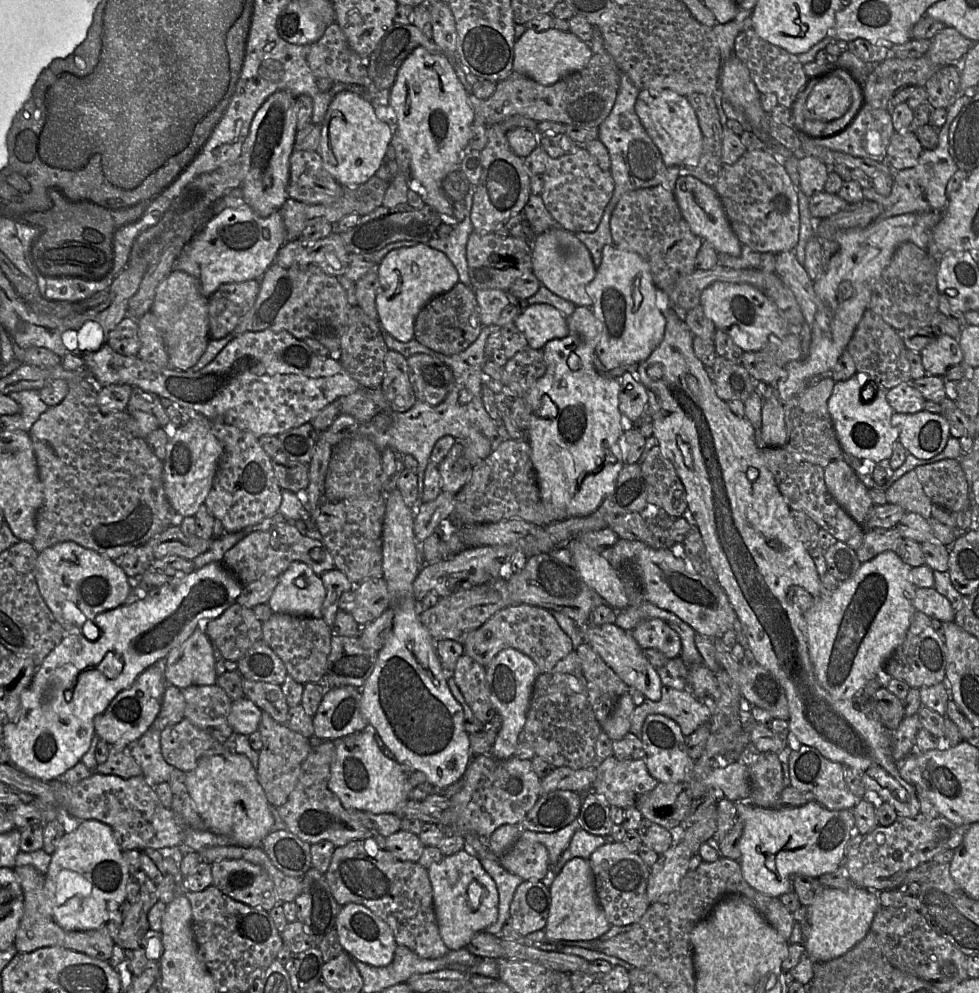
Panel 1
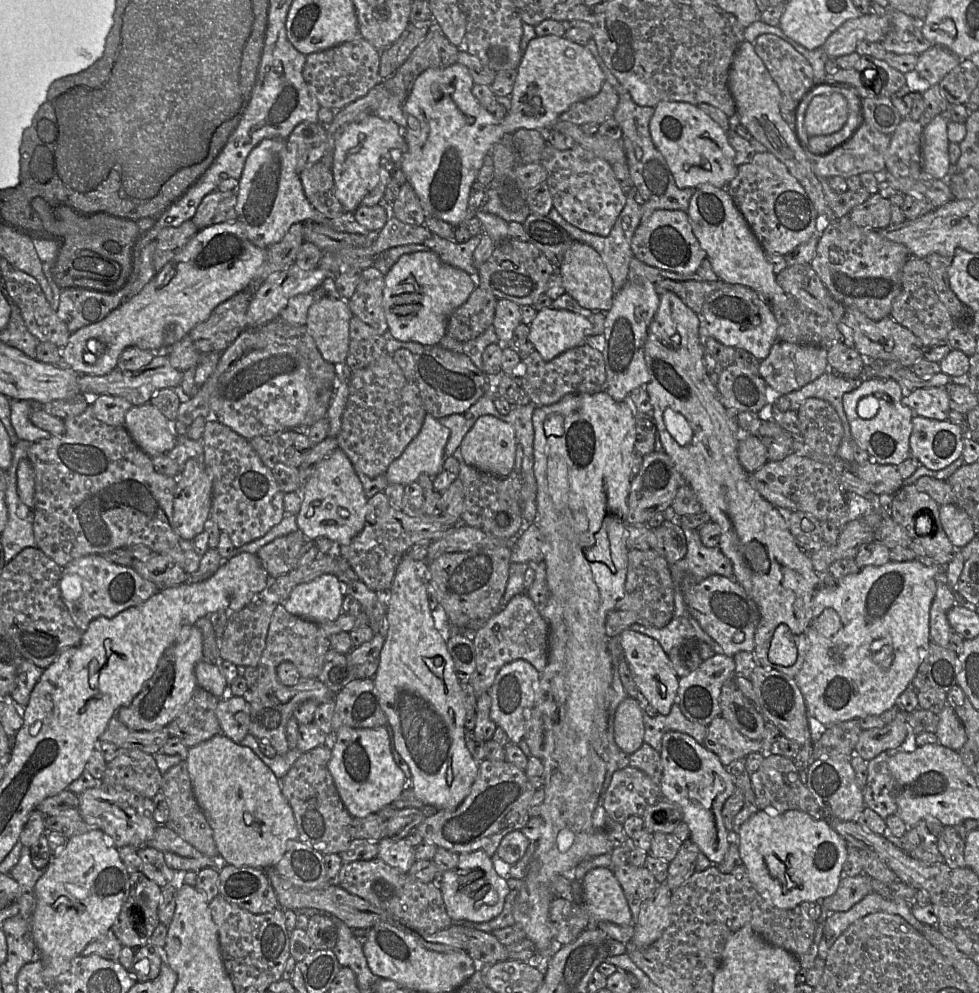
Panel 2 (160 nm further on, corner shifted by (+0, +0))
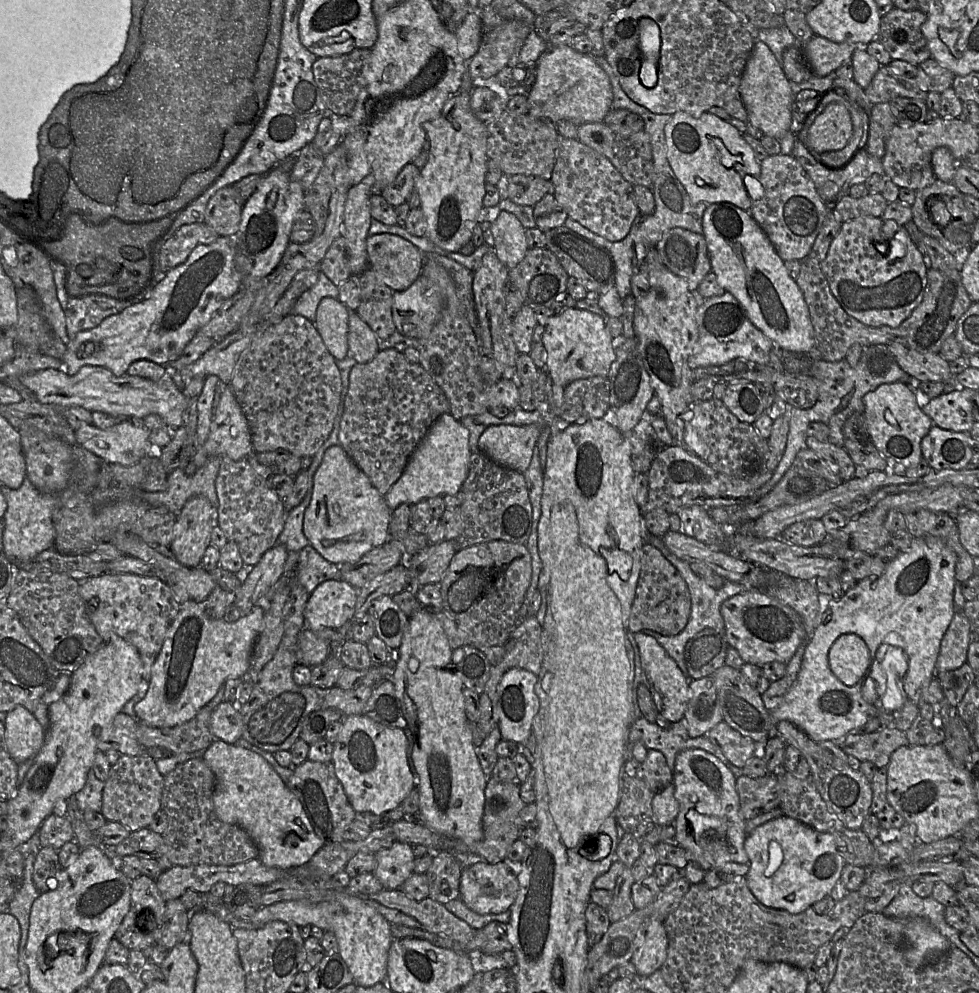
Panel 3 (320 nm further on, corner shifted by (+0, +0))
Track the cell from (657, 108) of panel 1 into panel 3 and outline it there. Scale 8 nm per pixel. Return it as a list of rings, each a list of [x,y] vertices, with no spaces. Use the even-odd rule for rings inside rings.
[[[679,111],[672,115],[671,120],[664,128],[664,133],[667,159],[692,203],[726,202],[745,211],[751,209],[753,200],[747,191],[747,179],[756,178],[758,180],[761,172],[761,161],[756,159],[753,149],[734,126],[708,112],[695,117],[689,113]]]

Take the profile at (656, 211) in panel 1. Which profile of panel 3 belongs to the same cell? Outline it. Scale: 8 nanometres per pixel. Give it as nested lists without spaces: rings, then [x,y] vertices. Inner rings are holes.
[[[672,228],[663,234],[655,249],[662,263],[672,273],[684,278],[693,292],[712,271],[703,234]]]

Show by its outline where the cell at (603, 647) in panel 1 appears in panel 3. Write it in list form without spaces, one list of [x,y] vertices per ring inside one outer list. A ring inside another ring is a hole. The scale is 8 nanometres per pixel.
[[[642,631],[633,633],[638,646],[641,666],[646,677],[648,688],[656,702],[659,712],[671,723],[684,718],[689,700],[689,679],[684,675],[675,660],[664,647],[652,636]]]

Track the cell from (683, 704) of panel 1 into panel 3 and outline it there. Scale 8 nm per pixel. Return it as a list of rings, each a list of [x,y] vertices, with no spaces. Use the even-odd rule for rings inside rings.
[[[633,702],[633,721],[629,732],[629,743],[634,744],[636,741],[641,741],[648,749],[661,751],[672,772],[679,752],[697,748],[719,758],[736,778],[743,775],[742,769],[731,764],[721,750],[714,746],[706,735],[696,738],[691,737],[688,734],[685,718],[671,723],[668,728],[663,728],[656,723],[648,721],[643,716],[638,702]]]

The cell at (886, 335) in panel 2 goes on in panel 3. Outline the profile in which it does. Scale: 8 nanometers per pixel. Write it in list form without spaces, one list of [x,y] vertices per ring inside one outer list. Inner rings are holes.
[[[897,342],[888,344],[887,348],[899,366],[915,381],[954,380],[950,363],[940,353],[919,352]]]

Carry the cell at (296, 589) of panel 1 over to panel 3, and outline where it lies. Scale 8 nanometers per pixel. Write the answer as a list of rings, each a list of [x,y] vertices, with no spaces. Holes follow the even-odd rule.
[[[343,579],[327,580],[309,594],[304,610],[306,627],[311,630],[339,629],[354,614],[358,589]]]

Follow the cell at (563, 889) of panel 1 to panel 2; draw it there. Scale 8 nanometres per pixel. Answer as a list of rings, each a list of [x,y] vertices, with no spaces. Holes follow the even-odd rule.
[[[597,867],[586,873],[580,882],[582,898],[579,899],[590,916],[587,929],[596,929],[600,922],[611,922],[619,926],[632,924],[632,915],[624,892],[612,869]]]

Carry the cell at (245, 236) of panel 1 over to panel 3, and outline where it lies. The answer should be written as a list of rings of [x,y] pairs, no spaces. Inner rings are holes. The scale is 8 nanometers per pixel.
[[[220,236],[211,244],[197,246],[187,260],[167,272],[155,285],[149,285],[134,298],[132,305],[118,314],[105,318],[97,327],[78,332],[70,340],[62,358],[65,371],[75,375],[86,365],[104,367],[116,376],[125,376],[129,366],[137,360],[168,365],[176,359],[194,335],[213,317],[216,311],[242,287],[242,277],[235,265],[233,237]]]

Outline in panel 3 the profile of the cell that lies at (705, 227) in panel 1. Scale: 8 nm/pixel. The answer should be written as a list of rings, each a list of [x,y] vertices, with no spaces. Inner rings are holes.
[[[726,202],[712,203],[707,205],[704,211],[702,226],[711,269],[719,285],[739,301],[749,320],[771,339],[775,346],[790,353],[811,352],[815,348],[815,334],[803,293],[789,275],[785,261],[778,255],[775,247],[749,211]]]

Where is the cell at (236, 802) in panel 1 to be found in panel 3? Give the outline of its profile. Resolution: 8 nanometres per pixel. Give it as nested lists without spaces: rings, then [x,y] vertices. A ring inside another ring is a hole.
[[[215,739],[204,750],[202,758],[216,779],[213,792],[216,815],[222,822],[237,825],[247,832],[258,848],[258,859],[265,866],[283,870],[304,866],[325,845],[325,842],[314,832],[299,799],[261,755],[241,746]]]

